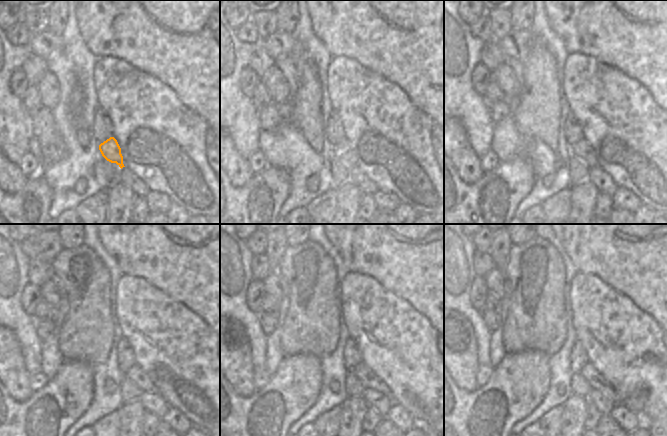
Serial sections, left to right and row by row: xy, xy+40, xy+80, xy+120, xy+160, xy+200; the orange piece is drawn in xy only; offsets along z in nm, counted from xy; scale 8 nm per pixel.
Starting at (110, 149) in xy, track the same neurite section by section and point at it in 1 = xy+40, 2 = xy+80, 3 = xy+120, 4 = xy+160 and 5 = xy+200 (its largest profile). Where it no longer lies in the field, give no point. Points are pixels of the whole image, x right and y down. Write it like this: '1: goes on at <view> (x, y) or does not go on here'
1: goes on at xy+40 (342, 153)
2: goes on at xy+80 (582, 149)
3: goes on at xy+120 (136, 374)
4: goes on at xy+160 (362, 372)
5: goes on at xy+200 (635, 403)

